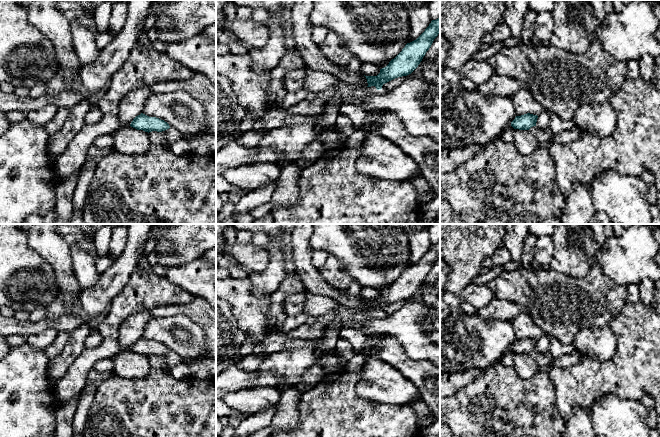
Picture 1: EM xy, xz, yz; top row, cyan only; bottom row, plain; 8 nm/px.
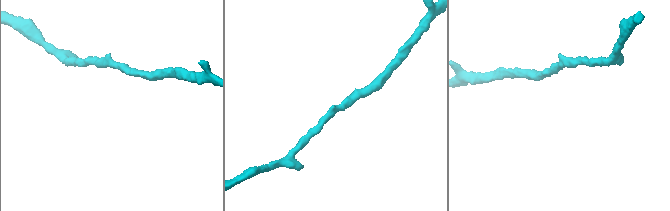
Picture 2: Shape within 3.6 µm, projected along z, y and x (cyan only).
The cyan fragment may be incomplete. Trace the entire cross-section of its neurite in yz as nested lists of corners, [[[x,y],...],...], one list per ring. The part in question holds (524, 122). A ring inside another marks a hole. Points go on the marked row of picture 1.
[[[530,113],[516,116],[515,119],[511,122],[511,126],[514,129],[529,130],[531,127],[536,126],[537,118],[537,115]]]

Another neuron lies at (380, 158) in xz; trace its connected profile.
[[[368,133],[362,143],[356,168],[365,176],[381,180],[409,181],[420,175],[416,162],[400,147],[373,133]]]

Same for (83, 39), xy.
[[[77,20],[70,21],[72,43],[82,66],[95,63],[102,50],[95,42],[95,31],[87,28]]]

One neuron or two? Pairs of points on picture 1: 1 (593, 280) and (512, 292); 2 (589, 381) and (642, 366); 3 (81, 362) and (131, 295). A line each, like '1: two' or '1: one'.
1: one
2: one
3: one

